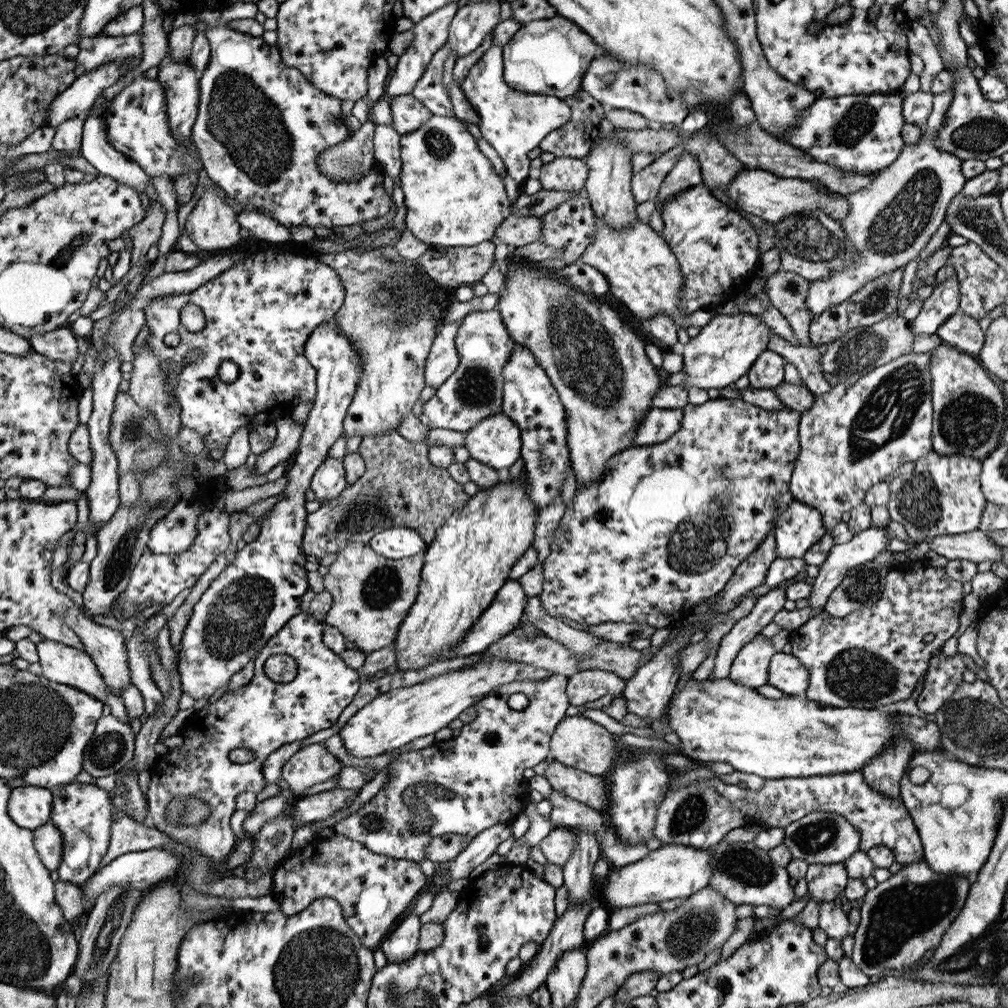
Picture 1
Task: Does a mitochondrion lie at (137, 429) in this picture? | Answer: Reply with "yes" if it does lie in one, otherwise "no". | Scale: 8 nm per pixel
yes

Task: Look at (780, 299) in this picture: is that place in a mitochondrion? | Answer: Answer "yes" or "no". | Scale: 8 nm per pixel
no

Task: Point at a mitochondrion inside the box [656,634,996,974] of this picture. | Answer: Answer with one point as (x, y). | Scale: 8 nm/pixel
(901, 915)

